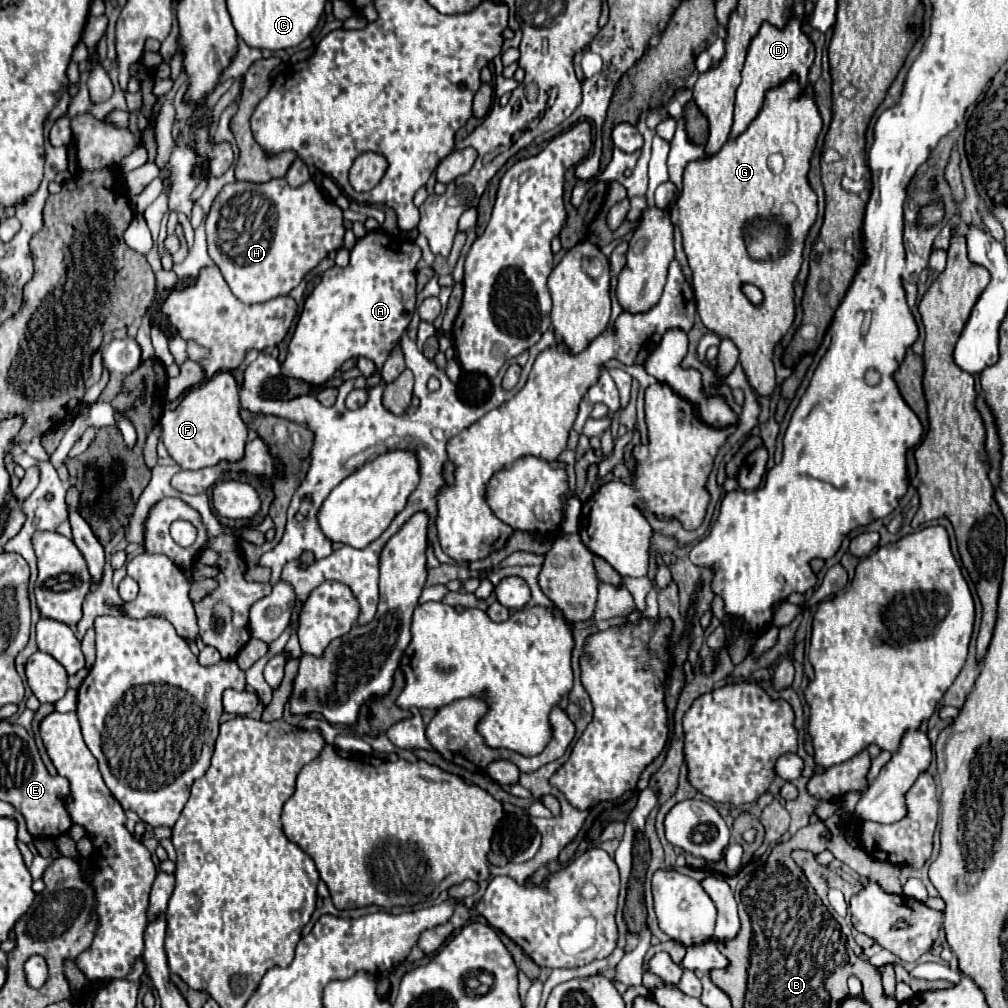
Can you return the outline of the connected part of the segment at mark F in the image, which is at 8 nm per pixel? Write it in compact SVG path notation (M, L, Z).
M219 372L193 386L175 410L165 410L161 416L163 444L169 456L185 470L215 466L221 460L239 460L247 442L247 426L241 420L240 409L238 383L231 372Z

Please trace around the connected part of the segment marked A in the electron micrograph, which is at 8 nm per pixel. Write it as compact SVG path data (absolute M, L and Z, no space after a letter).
M381 230L357 240L351 250L351 262L345 268L329 268L305 300L287 358L281 366L283 374L319 386L331 378L345 360L367 356L375 363L376 370L366 378L365 389L375 387L380 381L383 362L407 330L415 312L415 266L419 258L421 250L415 242L399 242Z

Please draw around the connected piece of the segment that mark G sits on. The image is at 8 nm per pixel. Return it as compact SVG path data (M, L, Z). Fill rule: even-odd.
M787 78L787 82L779 82L779 86L773 86L773 88L767 92L761 112L757 114L757 118L749 124L749 128L747 128L743 134L739 134L737 138L729 140L717 154L713 154L713 156L703 156L703 158L699 158L699 160L691 160L691 162L685 166L685 172L683 172L683 190L681 190L681 194L679 194L677 202L675 202L675 212L673 212L675 216L673 216L673 220L675 220L675 222L679 224L679 228L681 228L681 234L683 234L683 248L685 248L685 254L687 254L687 258L689 258L689 266L691 266L691 270L693 270L693 292L695 292L695 300L697 300L697 312L699 312L703 324L707 326L707 330L715 332L715 334L721 336L721 338L731 338L731 340L735 342L735 346L737 346L739 352L741 352L741 354L739 354L739 362L741 362L741 366L743 366L743 370L745 370L745 374L747 374L751 386L753 386L753 388L757 390L757 394L761 394L761 396L767 396L767 394L771 394L771 392L775 390L773 350L775 350L775 346L779 344L779 340L787 334L787 330L789 330L791 324L793 324L793 318L795 318L793 282L795 282L795 278L797 278L797 274L799 274L801 264L803 264L803 246L805 246L805 238L807 238L807 234L809 234L809 230L811 230L811 226L813 226L813 222L815 222L815 218L817 218L817 194L813 192L807 174L809 174L809 160L811 160L811 154L813 154L813 150L815 150L815 142L817 142L819 132L821 132L821 118L819 118L819 110L817 110L817 106L815 106L815 92L813 92L813 86L807 84L805 88L801 88L799 82L795 82L795 78ZM773 152L779 152L779 154L783 156L783 160L785 160L785 168L783 168L779 174L773 174L773 172L767 168L767 158L769 158ZM783 206L795 208L795 214L793 214L793 216L783 216ZM751 242L763 242L763 258L761 258L761 260L751 260L751 258L747 256L747 246L749 246ZM743 282L751 282L751 284L755 284L755 286L759 286L759 288L763 290L765 300L763 300L761 308L753 306L753 304L747 300L747 296L741 292L739 286L741 286Z

